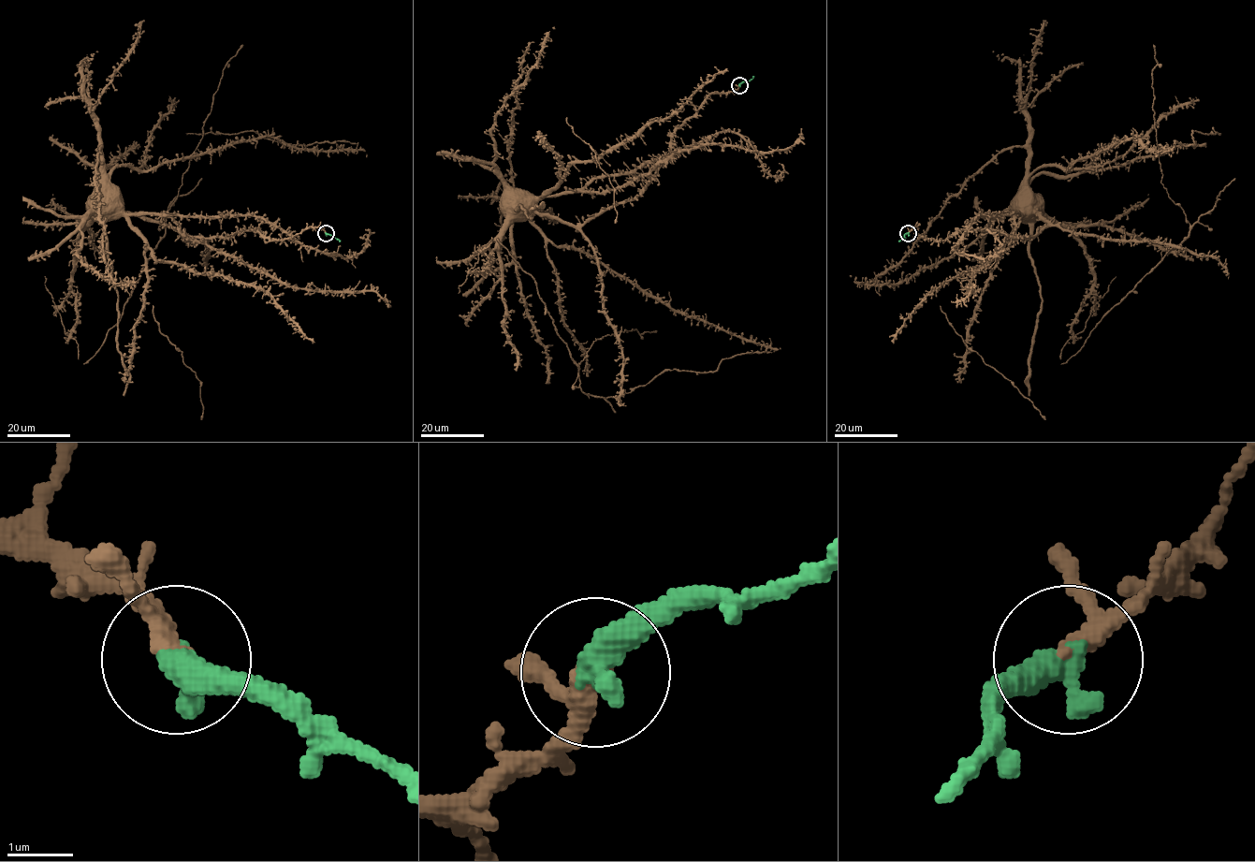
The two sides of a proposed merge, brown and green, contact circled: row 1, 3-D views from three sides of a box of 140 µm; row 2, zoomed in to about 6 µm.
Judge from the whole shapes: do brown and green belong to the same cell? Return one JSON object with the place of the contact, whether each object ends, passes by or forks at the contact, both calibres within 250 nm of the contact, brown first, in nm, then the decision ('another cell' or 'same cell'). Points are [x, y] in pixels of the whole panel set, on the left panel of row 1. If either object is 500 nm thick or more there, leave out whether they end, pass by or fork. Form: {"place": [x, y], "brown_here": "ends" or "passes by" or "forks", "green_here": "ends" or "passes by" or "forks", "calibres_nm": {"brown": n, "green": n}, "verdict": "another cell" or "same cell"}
{"place": [326, 233], "calibres_nm": {"brown": 240, "green": 550}, "verdict": "same cell"}

